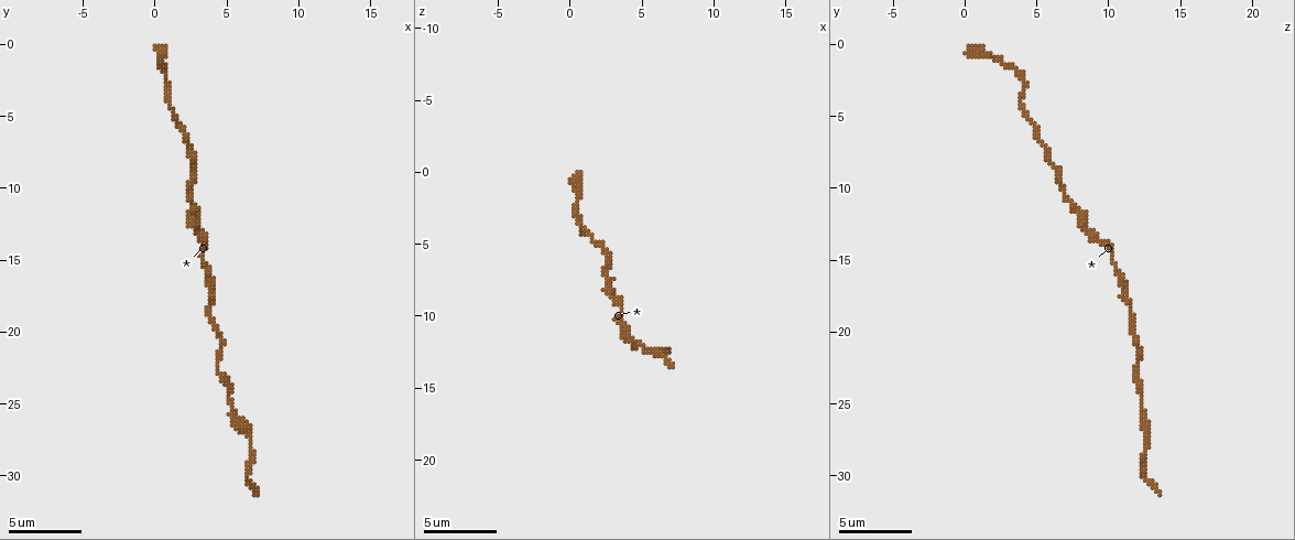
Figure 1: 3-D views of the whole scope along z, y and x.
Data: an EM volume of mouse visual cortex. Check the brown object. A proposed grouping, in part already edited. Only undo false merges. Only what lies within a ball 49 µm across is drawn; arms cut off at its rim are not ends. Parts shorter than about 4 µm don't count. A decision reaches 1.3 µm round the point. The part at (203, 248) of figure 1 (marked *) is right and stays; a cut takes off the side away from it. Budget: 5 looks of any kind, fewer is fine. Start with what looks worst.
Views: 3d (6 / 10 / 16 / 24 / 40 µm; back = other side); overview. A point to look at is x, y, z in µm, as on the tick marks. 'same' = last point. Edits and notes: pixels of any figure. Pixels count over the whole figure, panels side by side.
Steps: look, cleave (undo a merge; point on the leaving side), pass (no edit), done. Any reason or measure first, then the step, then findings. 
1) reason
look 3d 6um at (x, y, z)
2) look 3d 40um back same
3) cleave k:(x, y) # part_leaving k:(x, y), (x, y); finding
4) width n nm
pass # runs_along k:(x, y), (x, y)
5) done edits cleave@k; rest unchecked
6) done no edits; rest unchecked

calibre changes
look 3d 10um at (1.0, 2.8, 4.2)

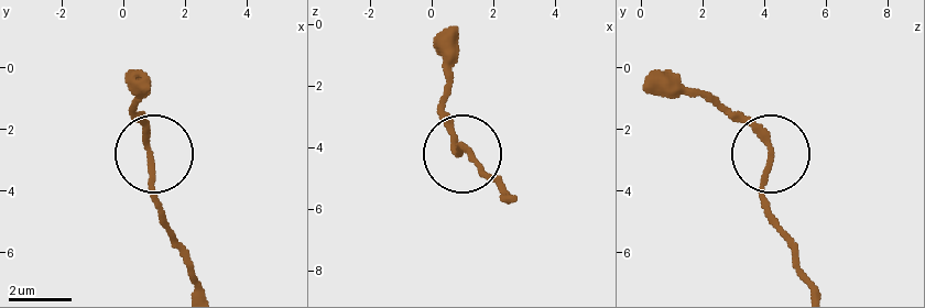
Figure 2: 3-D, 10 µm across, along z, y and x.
look 3d 10um back at (0.8, 3.0, 4.2)

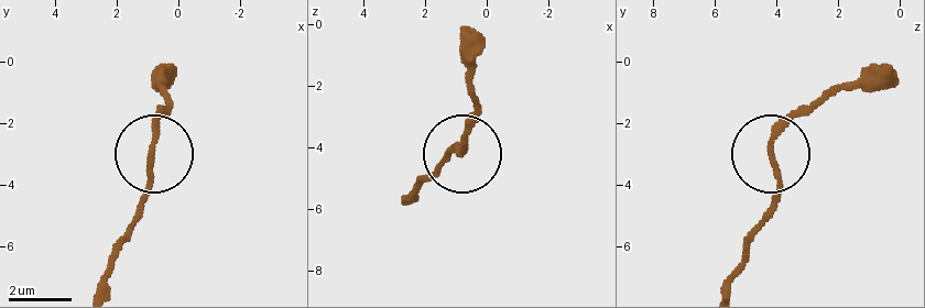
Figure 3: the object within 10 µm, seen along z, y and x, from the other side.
pass # one cell here

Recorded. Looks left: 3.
sudden change in width
look 3d 6um at (2.6, 11.4, 8.0)

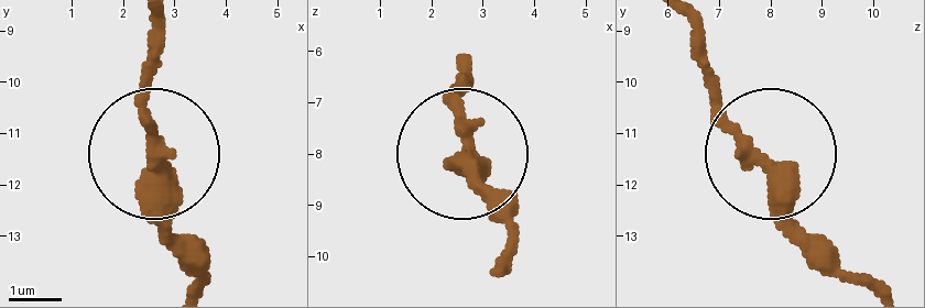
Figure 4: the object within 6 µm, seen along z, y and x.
width 370 nm
pass # runs_along 4:(199, 285), (199, 259), (165, 206), (152, 53); all the same cell

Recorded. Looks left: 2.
thick turns thin
look 3d 10um at (5.4, 25.4, 12.4)

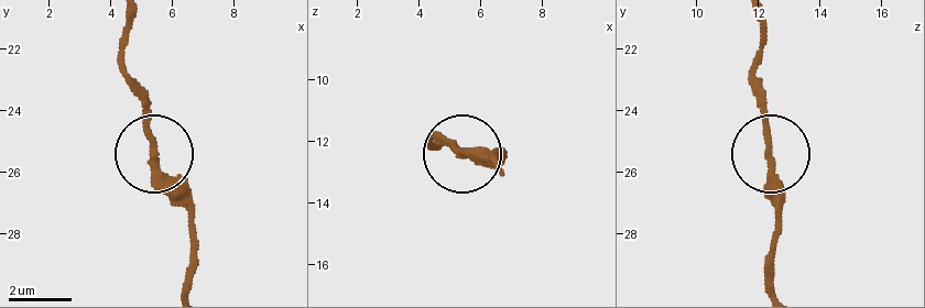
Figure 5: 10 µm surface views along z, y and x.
pass # runs_along 5:(129, 22), (121, 62), (145, 117), (153, 172), (189, 216); all the same cell

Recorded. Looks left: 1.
done no edits; rest unchecked

